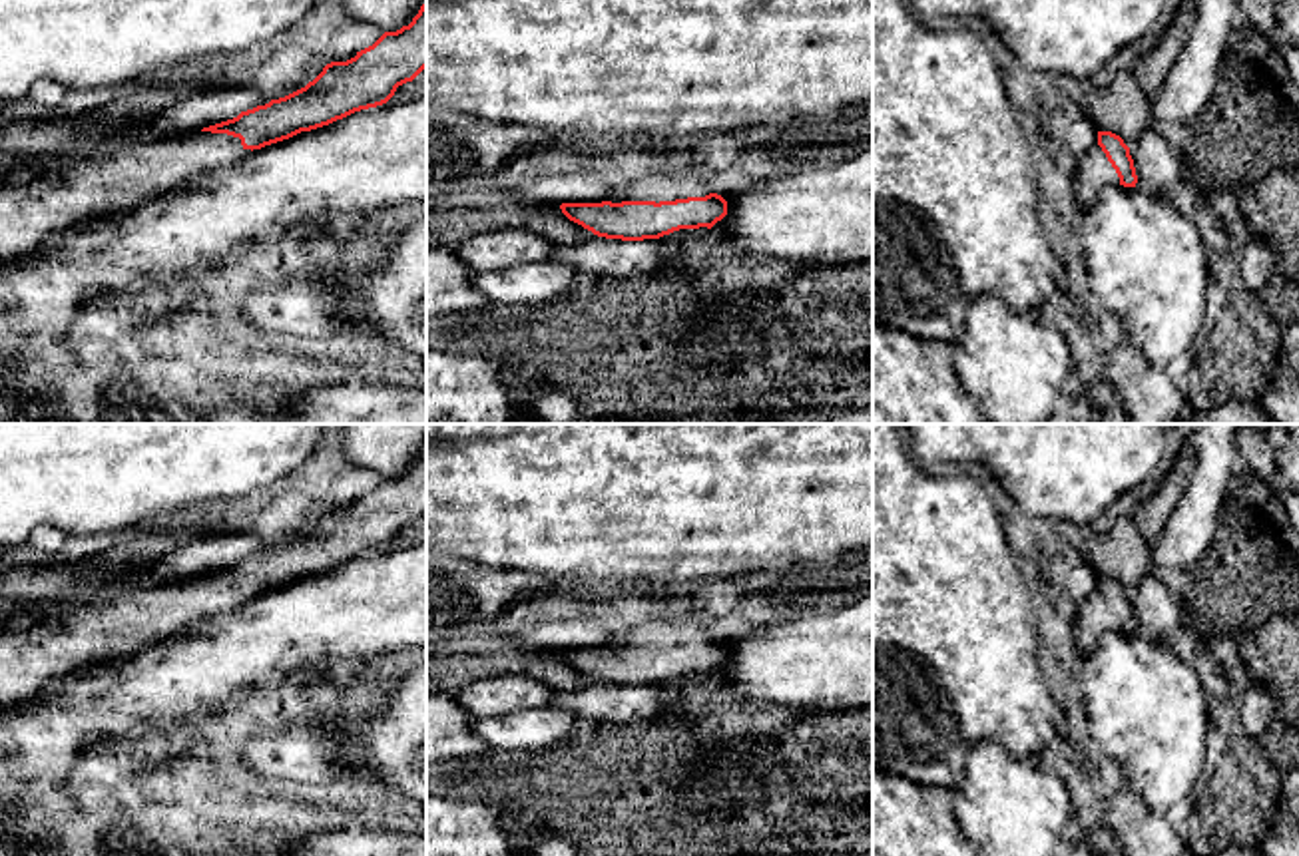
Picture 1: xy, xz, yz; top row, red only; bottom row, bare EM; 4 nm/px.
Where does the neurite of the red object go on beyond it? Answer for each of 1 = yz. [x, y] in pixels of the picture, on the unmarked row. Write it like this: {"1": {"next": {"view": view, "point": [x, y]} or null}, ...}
{"1": {"next": {"view": "yz", "point": [1092, 618]}}}

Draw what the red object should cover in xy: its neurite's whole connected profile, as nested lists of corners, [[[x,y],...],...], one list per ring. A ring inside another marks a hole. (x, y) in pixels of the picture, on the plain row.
[[[426,446],[408,472],[385,478],[373,492],[347,508],[331,508],[305,534],[241,557],[237,563],[203,573],[177,585],[163,585],[130,595],[100,595],[68,613],[36,623],[32,629],[0,637],[0,709],[20,705],[72,675],[86,675],[96,665],[126,657],[151,641],[221,611],[245,603],[247,595],[289,585],[343,565],[355,557],[387,549],[398,532],[412,528],[426,514]]]

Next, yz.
[[[1098,577],[1098,589],[1076,605],[1074,641],[1082,655],[1090,653],[1108,631],[1136,633],[1136,629],[1130,593],[1112,577]]]

